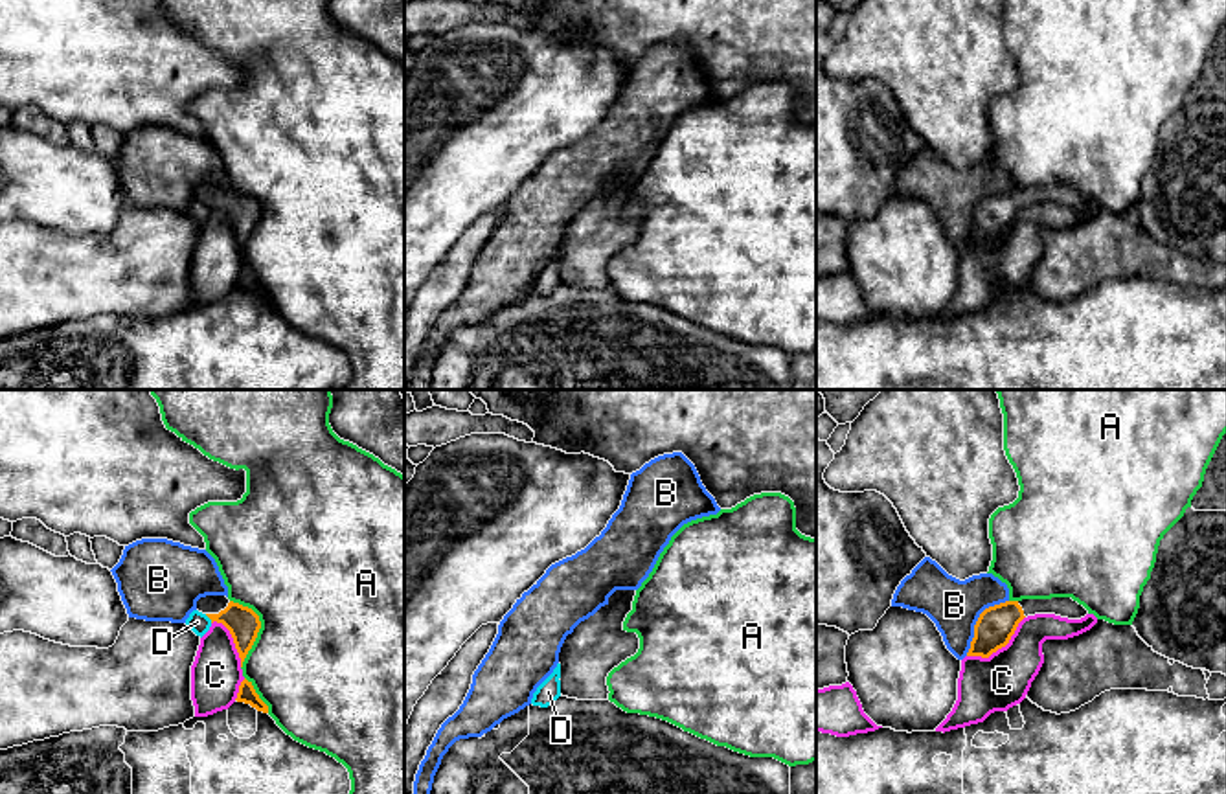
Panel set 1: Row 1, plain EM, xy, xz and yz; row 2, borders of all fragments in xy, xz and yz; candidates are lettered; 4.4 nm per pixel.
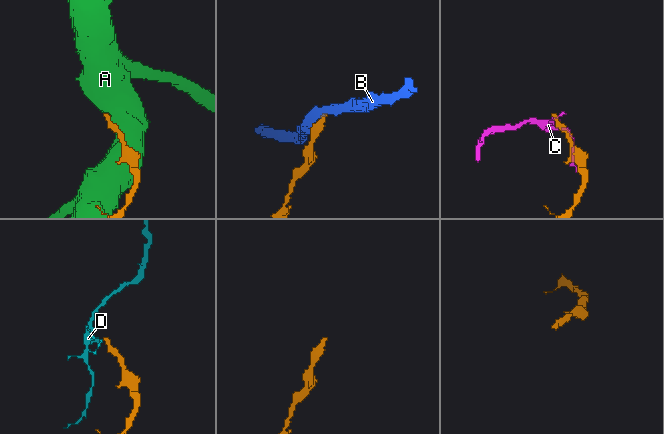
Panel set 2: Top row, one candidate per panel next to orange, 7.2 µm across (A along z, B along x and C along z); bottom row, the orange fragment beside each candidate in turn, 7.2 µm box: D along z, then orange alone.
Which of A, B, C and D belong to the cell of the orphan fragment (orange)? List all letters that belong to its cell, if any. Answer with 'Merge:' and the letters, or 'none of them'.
Merge: none of them

